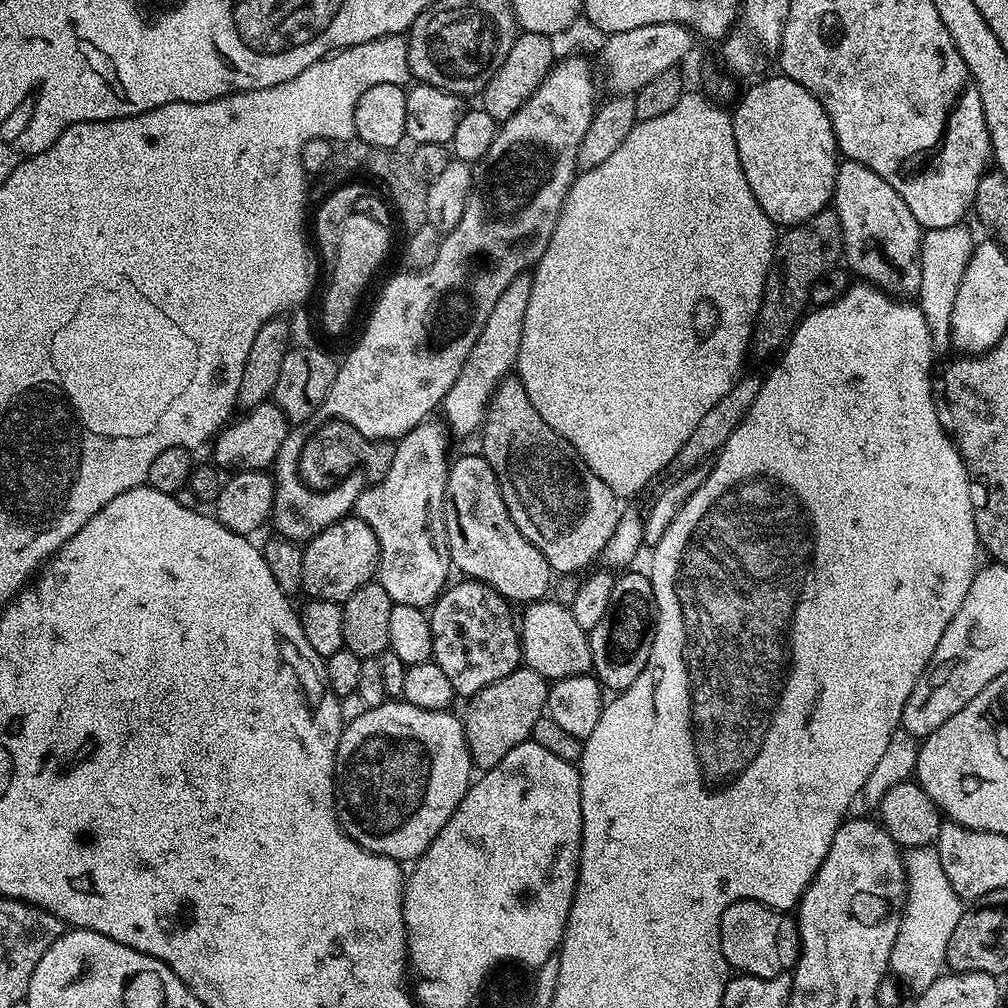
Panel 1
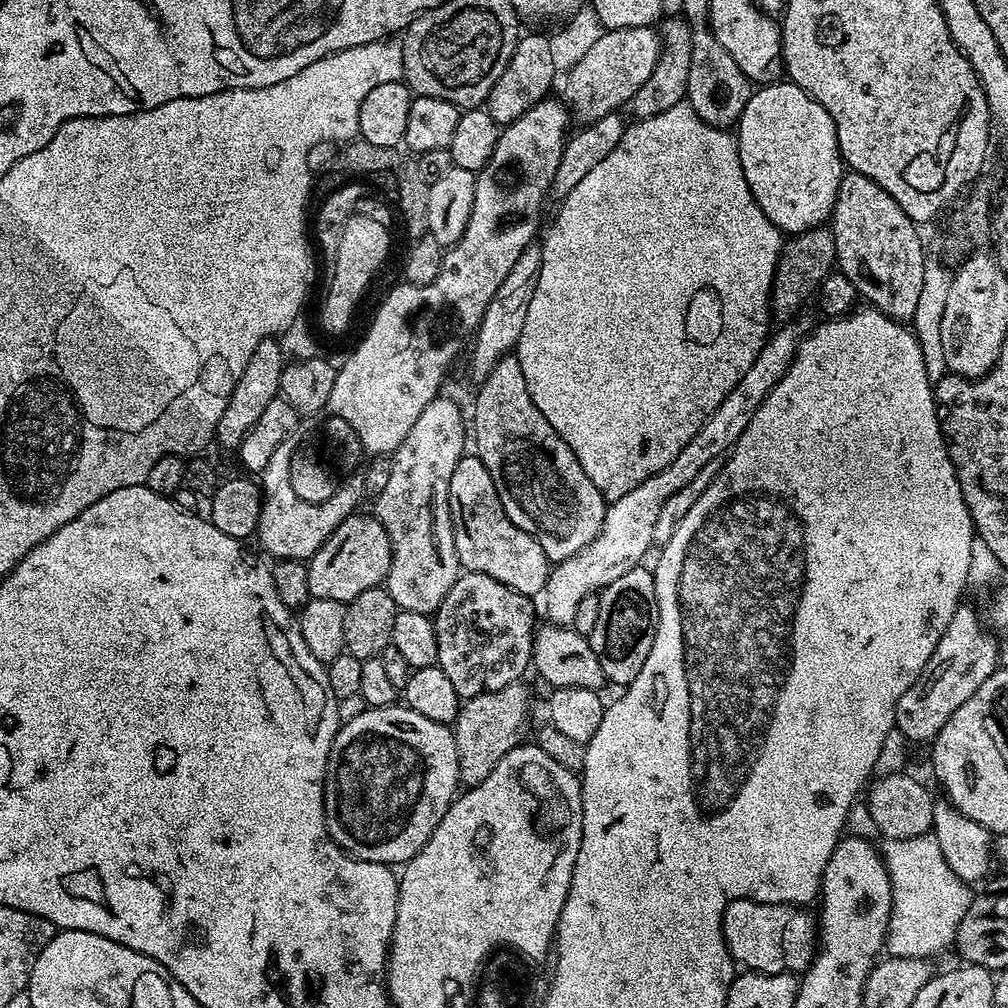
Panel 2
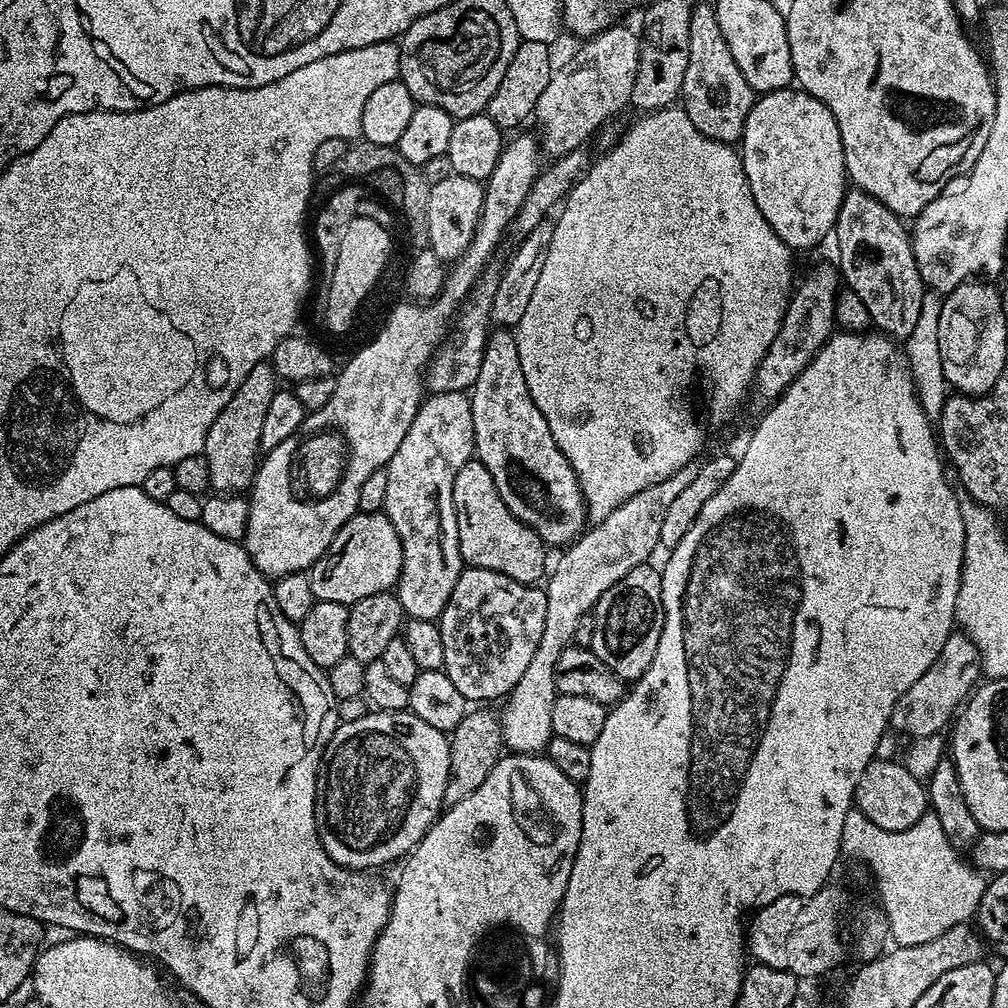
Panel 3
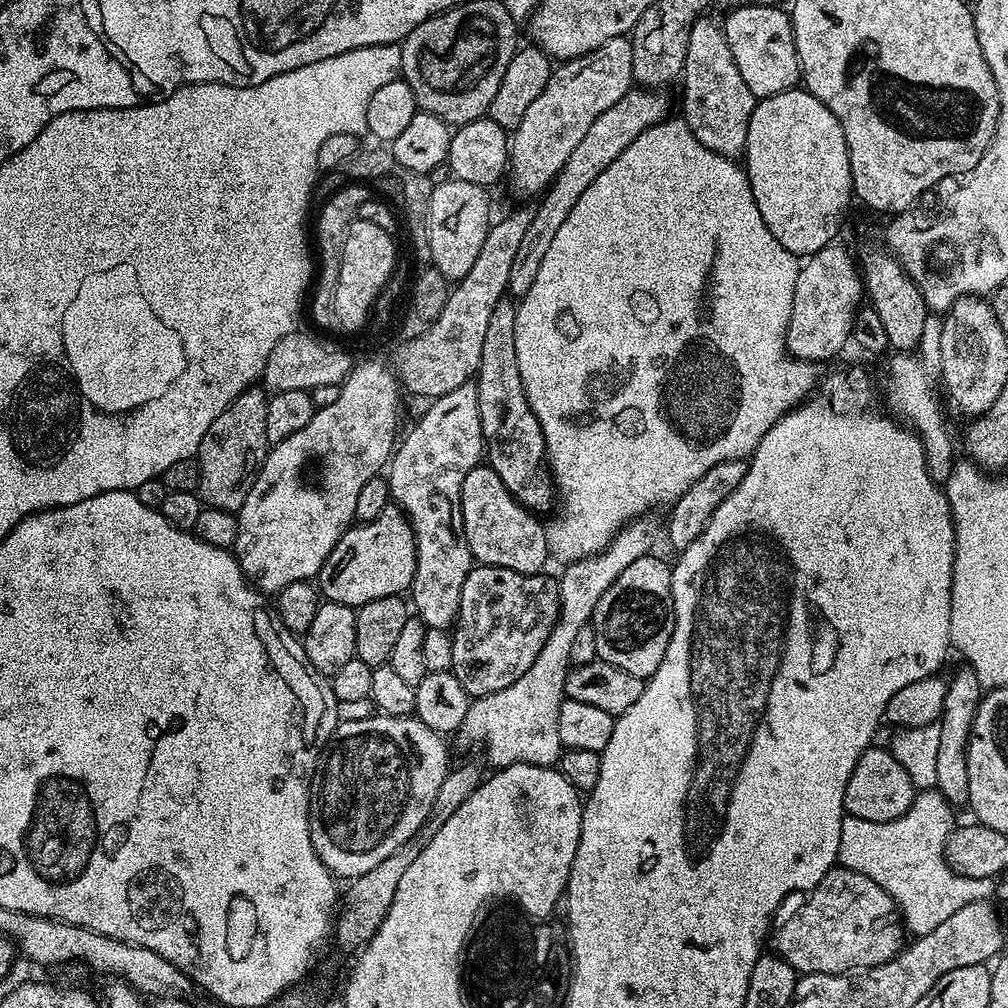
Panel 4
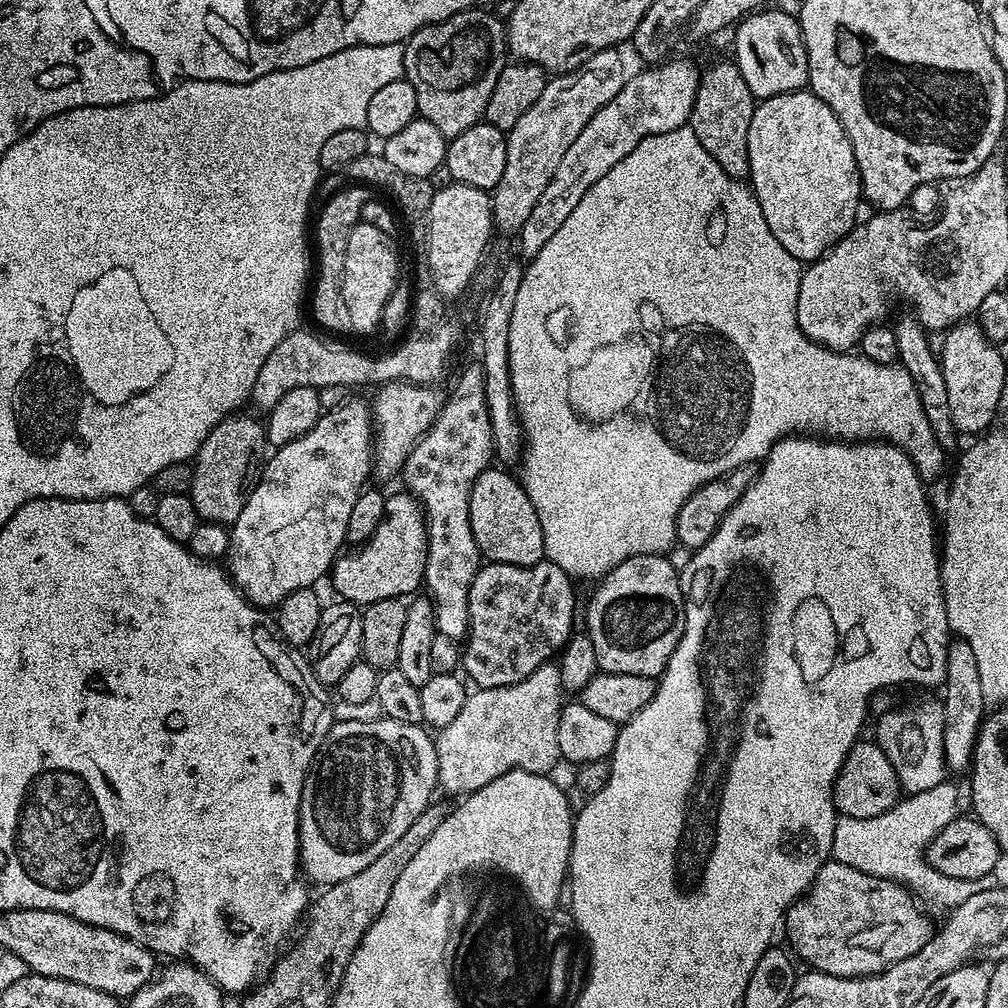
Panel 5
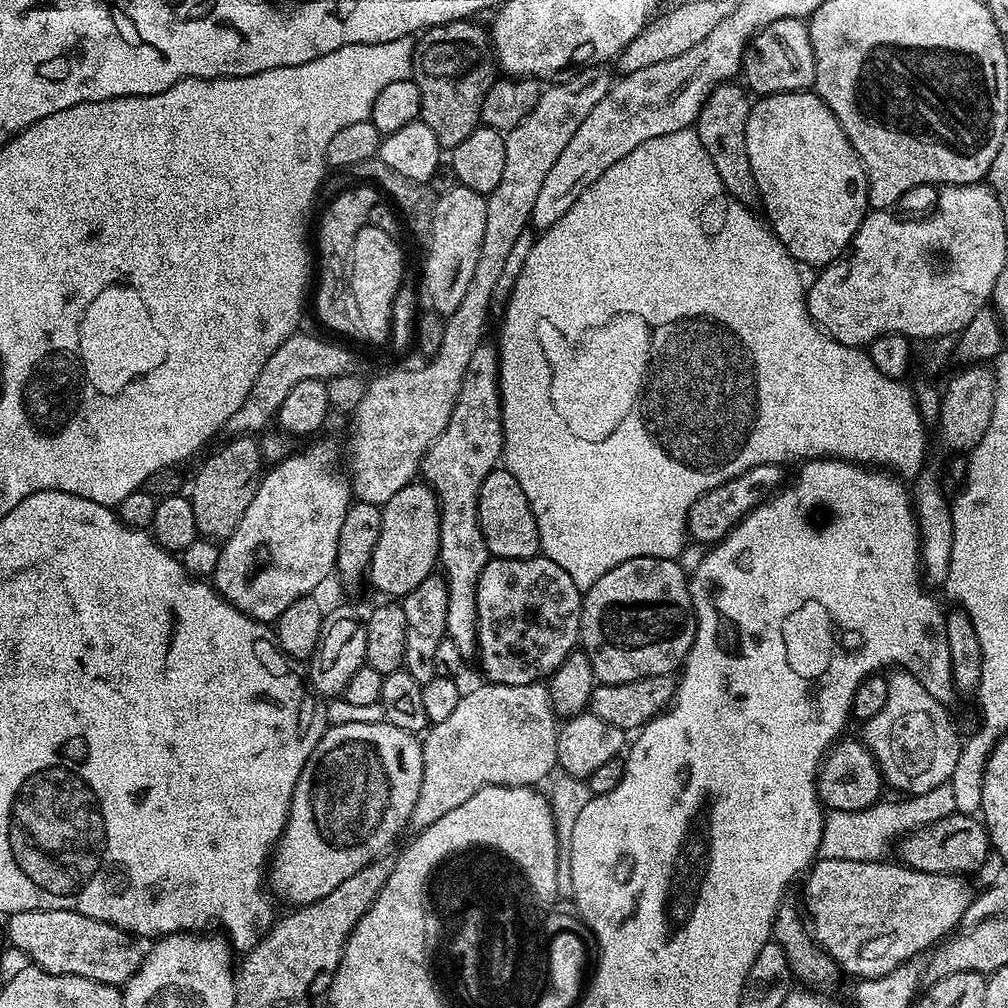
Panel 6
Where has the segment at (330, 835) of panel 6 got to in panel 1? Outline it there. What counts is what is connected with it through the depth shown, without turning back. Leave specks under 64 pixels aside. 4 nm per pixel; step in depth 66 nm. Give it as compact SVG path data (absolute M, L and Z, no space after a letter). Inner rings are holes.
M386 702L377 708L368 708L366 714L362 714L362 718L347 721L343 732L340 733L336 751L336 816L340 820L344 833L354 842L358 842L358 846L362 846L367 852L382 854L397 862L405 862L404 860L412 862L427 850L430 842L434 842L434 838L438 838L438 830L442 830L442 826L446 826L450 814L454 814L454 810L458 810L462 798L473 783L472 772L474 773L474 765L466 742L464 721L457 713L455 716L452 710L422 710L418 706L410 706L403 702Z

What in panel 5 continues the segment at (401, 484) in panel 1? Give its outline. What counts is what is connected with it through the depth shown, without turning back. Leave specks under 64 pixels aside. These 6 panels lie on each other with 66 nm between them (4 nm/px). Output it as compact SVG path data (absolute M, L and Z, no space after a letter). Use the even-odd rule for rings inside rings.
M472 362L472 365L457 378L456 385L452 388L452 397L449 395L445 399L432 428L410 450L402 469L403 487L412 493L412 497L424 510L428 553L423 587L434 606L436 630L439 635L457 642L463 641L468 634L470 582L474 582L474 574L478 574L482 563L478 542L474 542L474 532L470 530L470 490L474 486L474 478L478 478L478 474L482 474L482 470L486 470L493 460L490 414L486 410L484 370L479 363Z

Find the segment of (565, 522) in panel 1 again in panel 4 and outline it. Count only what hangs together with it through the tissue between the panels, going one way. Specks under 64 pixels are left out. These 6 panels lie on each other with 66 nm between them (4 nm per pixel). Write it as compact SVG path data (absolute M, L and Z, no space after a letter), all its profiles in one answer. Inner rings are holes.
M508 298L500 300L490 313L486 339L482 341L482 362L474 381L478 390L478 418L482 418L484 455L488 467L494 469L498 478L502 478L506 490L510 490L521 506L529 512L544 514L548 503L551 500L553 503L554 492L550 487L549 473L544 469L544 435L540 433L540 423L534 410L530 410L530 402L518 374L518 354L514 351L515 317L516 304Z

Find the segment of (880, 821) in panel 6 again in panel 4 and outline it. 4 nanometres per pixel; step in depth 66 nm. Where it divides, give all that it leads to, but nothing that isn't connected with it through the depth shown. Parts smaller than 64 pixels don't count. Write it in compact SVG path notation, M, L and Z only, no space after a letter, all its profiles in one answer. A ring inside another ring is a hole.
M935 790L917 791L914 802L902 818L894 818L890 822L866 822L866 818L854 818L845 815L842 822L842 835L838 837L838 854L836 859L839 867L849 868L858 874L866 874L890 898L895 902L900 910L902 923L913 937L930 934L941 924L950 918L962 906L966 906L975 900L988 900L997 891L998 884L993 878L966 878L958 874L949 866L944 857L944 843L952 833L954 821L952 821L953 805L948 803L948 799Z

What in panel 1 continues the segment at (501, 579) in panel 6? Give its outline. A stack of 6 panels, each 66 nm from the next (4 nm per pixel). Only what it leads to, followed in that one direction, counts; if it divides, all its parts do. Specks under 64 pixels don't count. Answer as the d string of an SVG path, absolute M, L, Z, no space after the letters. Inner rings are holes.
M478 580L461 581L441 592L431 605L428 621L432 631L432 659L442 666L453 693L467 698L521 667L522 657L518 624L514 616L512 620L509 601Z

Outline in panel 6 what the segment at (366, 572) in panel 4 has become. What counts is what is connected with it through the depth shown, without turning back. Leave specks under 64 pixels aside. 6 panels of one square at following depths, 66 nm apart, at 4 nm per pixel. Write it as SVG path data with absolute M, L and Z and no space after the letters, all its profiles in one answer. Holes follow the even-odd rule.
M413 482L402 486L402 490L398 490L398 494L394 494L394 498L390 498L384 503L380 508L380 517L382 518L382 530L378 534L378 546L374 546L374 554L370 558L370 566L366 573L366 580L367 583L372 583L373 586L384 595L381 597L402 598L406 594L410 594L410 590L414 590L414 586L418 586L421 582L426 582L426 578L437 571L438 561L440 559L440 503L427 484L423 482Z

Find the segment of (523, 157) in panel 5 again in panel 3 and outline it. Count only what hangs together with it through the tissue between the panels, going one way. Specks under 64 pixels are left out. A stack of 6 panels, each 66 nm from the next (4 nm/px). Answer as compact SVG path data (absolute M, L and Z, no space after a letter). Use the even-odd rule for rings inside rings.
M613 26L605 28L597 36L587 37L584 44L568 60L565 68L557 67L553 71L550 82L546 82L546 90L542 90L542 98L538 98L538 106L534 113L534 124L540 127L538 139L543 155L548 158L565 156L575 148L584 148L587 140L607 122L611 116L616 116L625 107L629 107L634 90L634 78L638 78L640 62L641 37L636 36L628 28Z

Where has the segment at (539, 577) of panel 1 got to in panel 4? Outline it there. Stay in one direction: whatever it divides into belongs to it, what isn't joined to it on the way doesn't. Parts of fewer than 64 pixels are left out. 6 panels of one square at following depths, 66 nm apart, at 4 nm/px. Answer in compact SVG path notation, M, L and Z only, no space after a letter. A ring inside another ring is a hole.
M481 462L477 468L470 470L470 474L466 474L466 478L462 478L460 509L466 546L470 546L470 554L476 564L502 566L506 570L518 570L518 574L531 576L545 571L544 563L550 560L550 553L541 517L521 506L487 463Z

